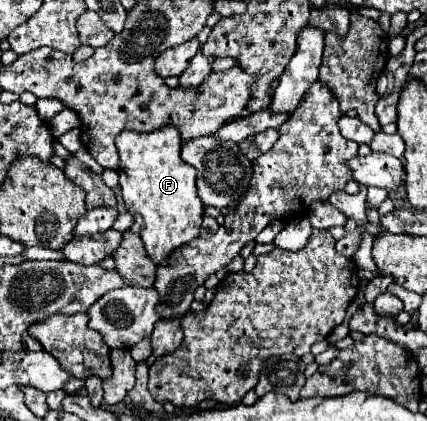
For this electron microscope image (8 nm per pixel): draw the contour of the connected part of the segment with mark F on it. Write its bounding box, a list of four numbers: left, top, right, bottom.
[115,126,203,264]

